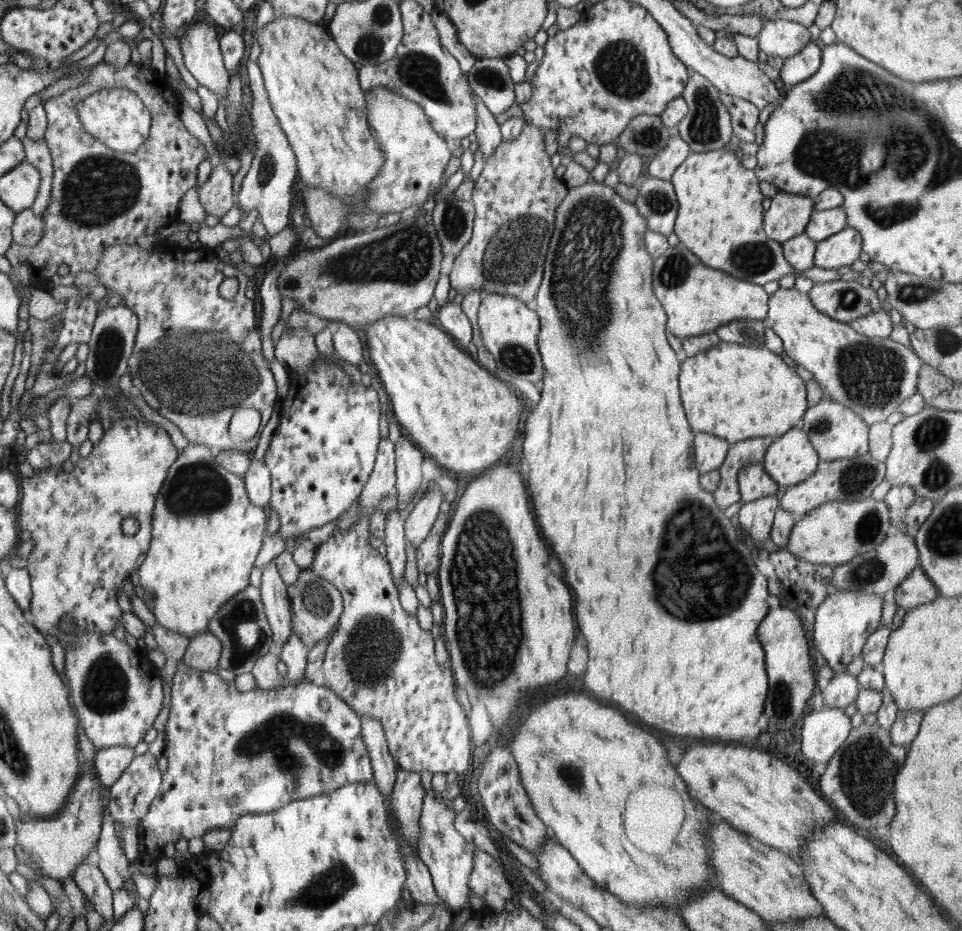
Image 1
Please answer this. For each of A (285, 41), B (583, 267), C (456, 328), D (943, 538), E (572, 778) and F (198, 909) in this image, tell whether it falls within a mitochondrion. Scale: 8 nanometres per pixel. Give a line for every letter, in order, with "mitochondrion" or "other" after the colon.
A: other
B: mitochondrion
C: other
D: mitochondrion
E: mitochondrion
F: other

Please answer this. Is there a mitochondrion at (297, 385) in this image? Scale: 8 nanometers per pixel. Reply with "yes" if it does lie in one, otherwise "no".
no

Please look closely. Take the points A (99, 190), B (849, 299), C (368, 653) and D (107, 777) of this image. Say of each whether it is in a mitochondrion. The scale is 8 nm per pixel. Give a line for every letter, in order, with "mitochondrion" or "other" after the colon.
A: mitochondrion
B: mitochondrion
C: mitochondrion
D: other

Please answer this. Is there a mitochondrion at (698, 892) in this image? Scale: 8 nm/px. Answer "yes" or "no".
no

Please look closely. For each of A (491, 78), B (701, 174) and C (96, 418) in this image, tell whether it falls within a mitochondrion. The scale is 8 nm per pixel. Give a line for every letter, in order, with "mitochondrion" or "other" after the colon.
A: mitochondrion
B: other
C: other

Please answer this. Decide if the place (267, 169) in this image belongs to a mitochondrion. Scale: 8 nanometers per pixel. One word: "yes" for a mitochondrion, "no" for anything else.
yes

